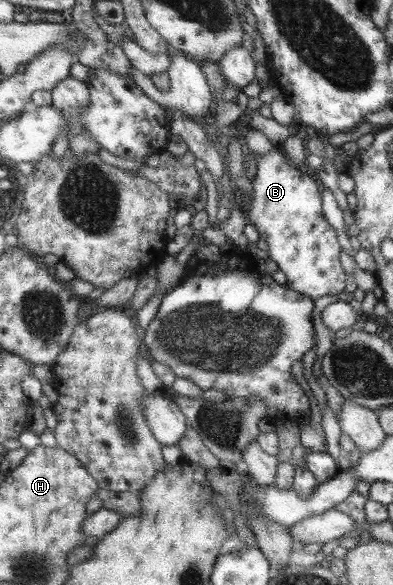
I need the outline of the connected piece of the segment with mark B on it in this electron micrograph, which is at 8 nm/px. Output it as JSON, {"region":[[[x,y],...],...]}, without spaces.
{"region":[[[273,146],[265,155],[254,153],[256,170],[253,191],[248,207],[244,209],[247,223],[254,226],[260,239],[266,241],[268,257],[286,277],[285,286],[298,293],[318,299],[322,295],[336,295],[344,289],[344,271],[340,267],[338,255],[340,247],[336,243],[334,230],[320,213],[320,191],[308,174],[300,173],[287,164],[280,146]]]}

